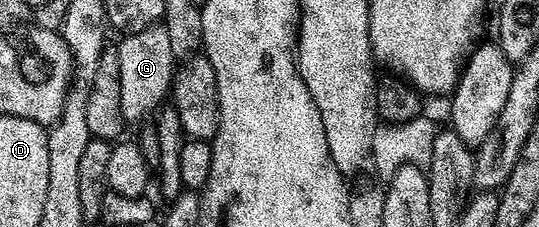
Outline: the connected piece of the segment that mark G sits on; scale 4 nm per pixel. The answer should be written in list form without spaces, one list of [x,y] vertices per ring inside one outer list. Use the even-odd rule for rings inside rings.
[[[163,25],[145,27],[134,35],[126,35],[115,47],[119,57],[119,97],[123,105],[126,124],[140,124],[154,114],[166,102],[173,86],[175,57],[171,53],[171,37]]]

